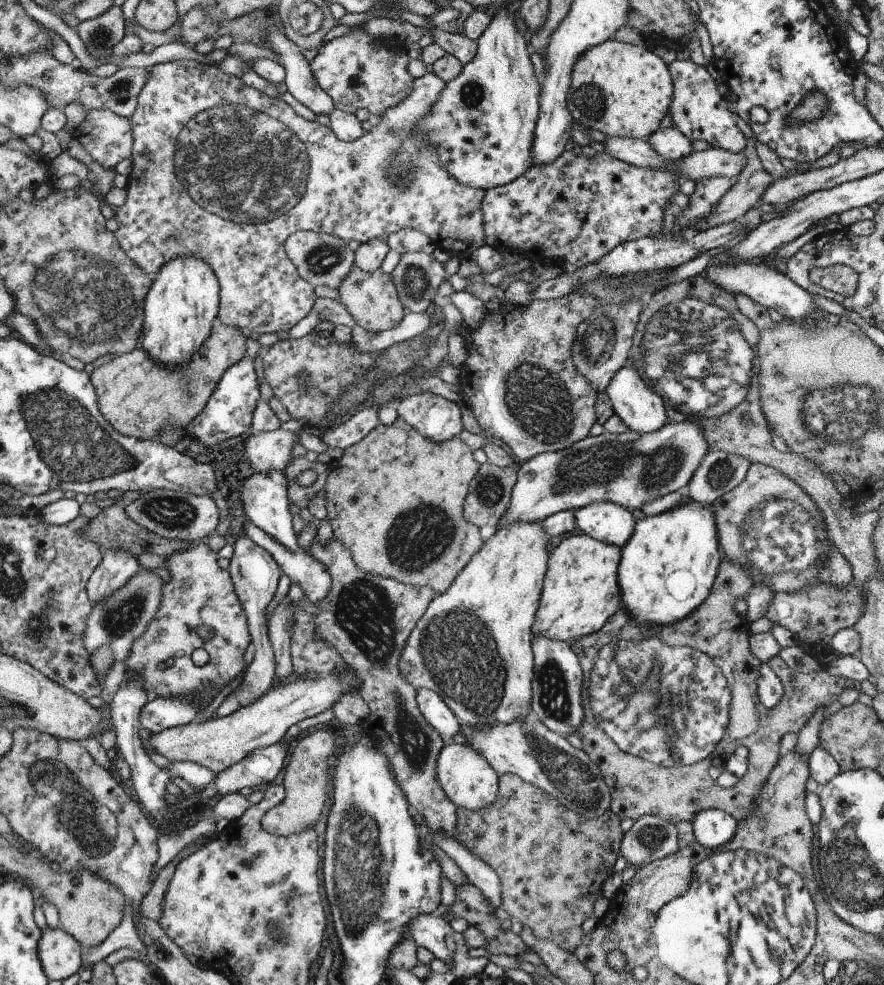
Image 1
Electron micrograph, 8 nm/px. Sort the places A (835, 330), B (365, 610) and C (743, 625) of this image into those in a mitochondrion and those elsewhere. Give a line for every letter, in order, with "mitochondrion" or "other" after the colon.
A: other
B: mitochondrion
C: other

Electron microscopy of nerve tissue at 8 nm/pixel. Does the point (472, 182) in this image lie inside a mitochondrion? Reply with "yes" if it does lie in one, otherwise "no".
no

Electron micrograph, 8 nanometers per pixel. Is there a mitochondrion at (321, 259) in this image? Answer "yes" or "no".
yes

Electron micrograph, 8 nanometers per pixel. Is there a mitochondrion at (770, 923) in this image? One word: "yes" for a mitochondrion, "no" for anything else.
yes

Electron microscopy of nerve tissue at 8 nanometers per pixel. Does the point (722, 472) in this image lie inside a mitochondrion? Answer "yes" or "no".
yes

